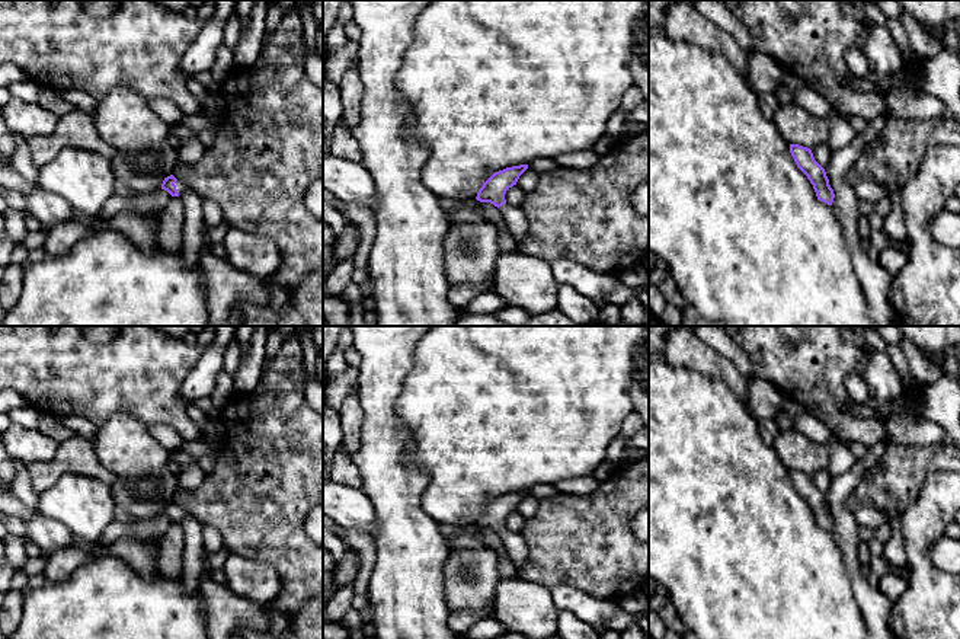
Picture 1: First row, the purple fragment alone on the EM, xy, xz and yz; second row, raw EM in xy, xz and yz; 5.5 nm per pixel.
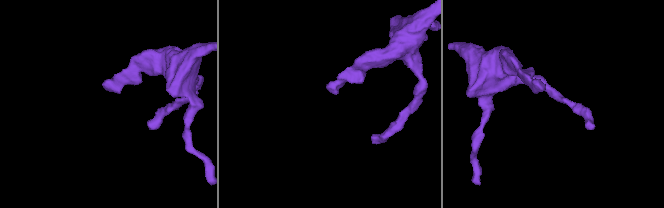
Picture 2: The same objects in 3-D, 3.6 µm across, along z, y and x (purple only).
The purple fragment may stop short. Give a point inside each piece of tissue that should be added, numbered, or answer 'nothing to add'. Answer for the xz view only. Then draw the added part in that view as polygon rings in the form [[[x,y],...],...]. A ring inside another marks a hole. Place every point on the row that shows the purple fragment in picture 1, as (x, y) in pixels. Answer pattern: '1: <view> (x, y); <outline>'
1: xz (515, 220); [[[508,202],[499,207],[499,211],[505,220],[508,230],[512,233],[515,240],[519,243],[527,234],[527,218],[525,214]]]

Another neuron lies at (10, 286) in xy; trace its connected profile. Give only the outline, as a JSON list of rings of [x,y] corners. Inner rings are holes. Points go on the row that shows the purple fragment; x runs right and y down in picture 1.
[[[9,265],[4,268],[0,281],[0,306],[9,311],[22,295],[23,268],[20,265]]]

